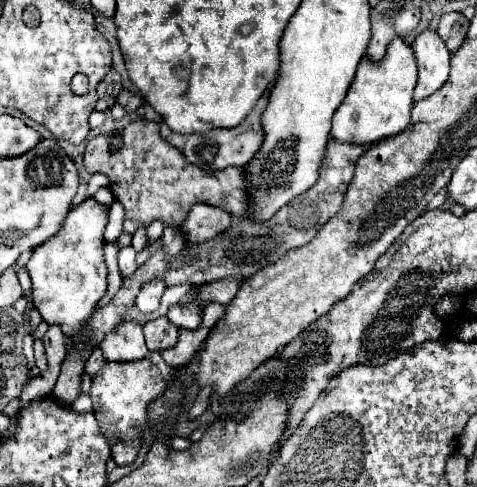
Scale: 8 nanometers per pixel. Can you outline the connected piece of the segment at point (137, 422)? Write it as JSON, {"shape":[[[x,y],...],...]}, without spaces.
{"shape":[[[135,360],[135,362],[105,362],[103,368],[93,376],[91,382],[91,400],[93,400],[93,414],[99,422],[101,432],[111,444],[113,460],[117,466],[133,464],[133,460],[139,454],[139,448],[143,444],[143,428],[147,428],[147,406],[155,402],[163,392],[167,390],[167,380],[161,376],[159,368],[147,360]]]}

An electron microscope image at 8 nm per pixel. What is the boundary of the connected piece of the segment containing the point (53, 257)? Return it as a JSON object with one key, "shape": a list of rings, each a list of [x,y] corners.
{"shape":[[[93,198],[81,202],[67,214],[61,230],[45,240],[45,244],[37,246],[27,262],[33,280],[33,306],[49,326],[61,326],[67,338],[81,334],[81,328],[87,324],[107,290],[107,266],[103,260],[103,230],[107,226],[107,214],[109,208],[97,204]]]}

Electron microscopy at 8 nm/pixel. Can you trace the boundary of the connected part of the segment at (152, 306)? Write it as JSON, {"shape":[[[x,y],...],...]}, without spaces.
{"shape":[[[151,278],[149,282],[145,282],[137,294],[137,300],[135,300],[135,306],[141,310],[141,312],[153,312],[159,308],[159,300],[163,296],[163,290],[165,290],[165,280],[163,278]]]}

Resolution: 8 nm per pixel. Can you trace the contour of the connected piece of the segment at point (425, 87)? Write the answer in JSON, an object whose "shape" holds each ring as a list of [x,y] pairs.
{"shape":[[[433,30],[421,32],[411,46],[419,66],[419,78],[417,78],[413,100],[419,102],[431,96],[433,92],[437,92],[445,84],[449,76],[451,52],[445,48],[443,40]]]}

